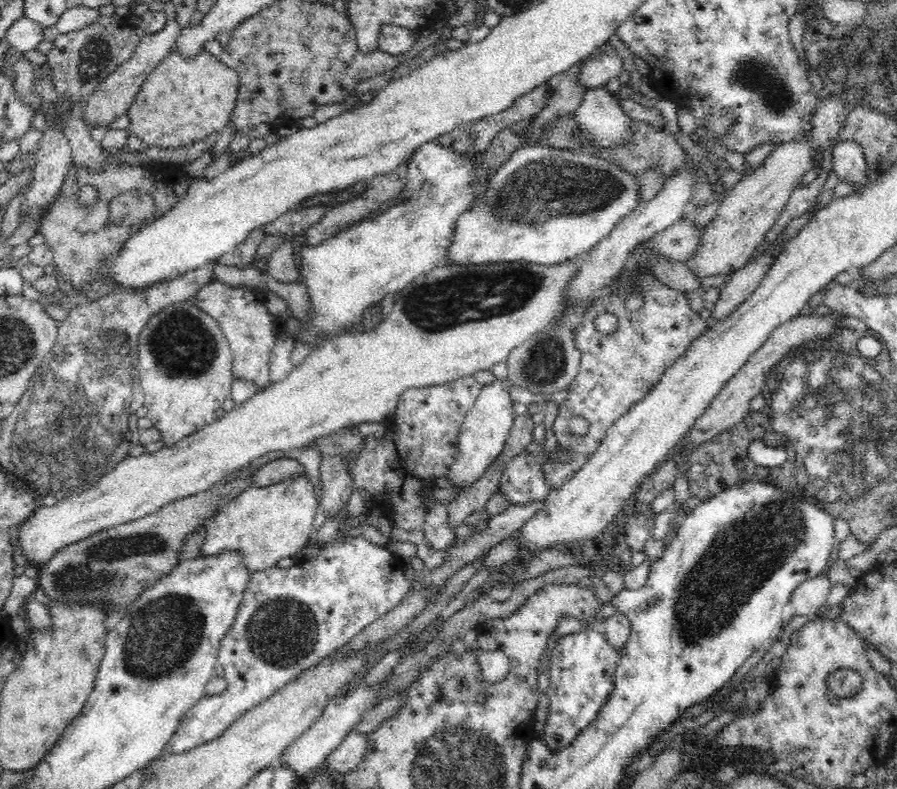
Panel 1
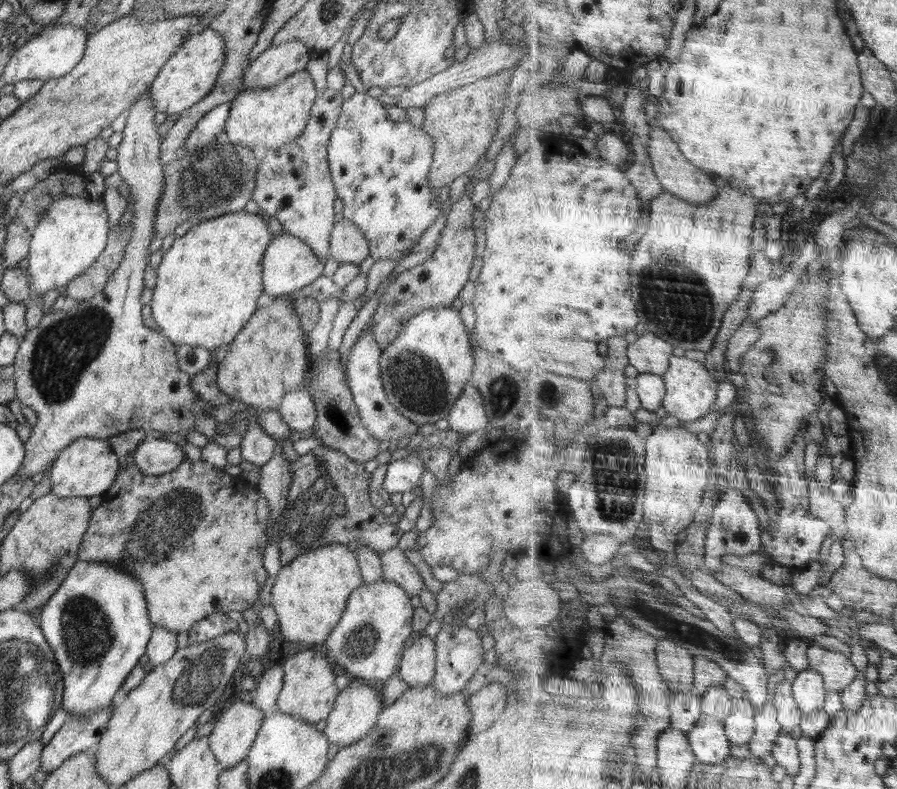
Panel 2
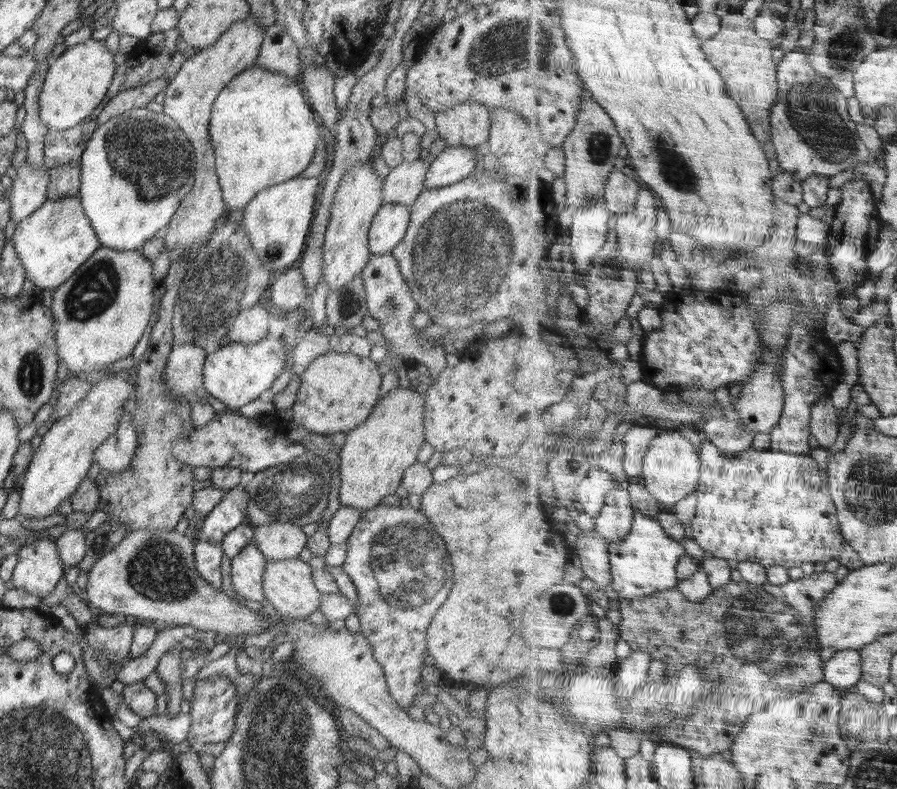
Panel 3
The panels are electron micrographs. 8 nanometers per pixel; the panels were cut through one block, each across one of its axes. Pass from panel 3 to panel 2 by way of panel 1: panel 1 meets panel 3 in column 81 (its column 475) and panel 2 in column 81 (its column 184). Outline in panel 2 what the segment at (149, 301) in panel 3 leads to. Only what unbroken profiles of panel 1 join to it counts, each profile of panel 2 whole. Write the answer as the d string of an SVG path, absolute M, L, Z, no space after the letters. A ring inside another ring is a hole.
M79 438L63 448L49 468L50 493L58 498L86 498L106 493L118 477L116 453L107 439Z

